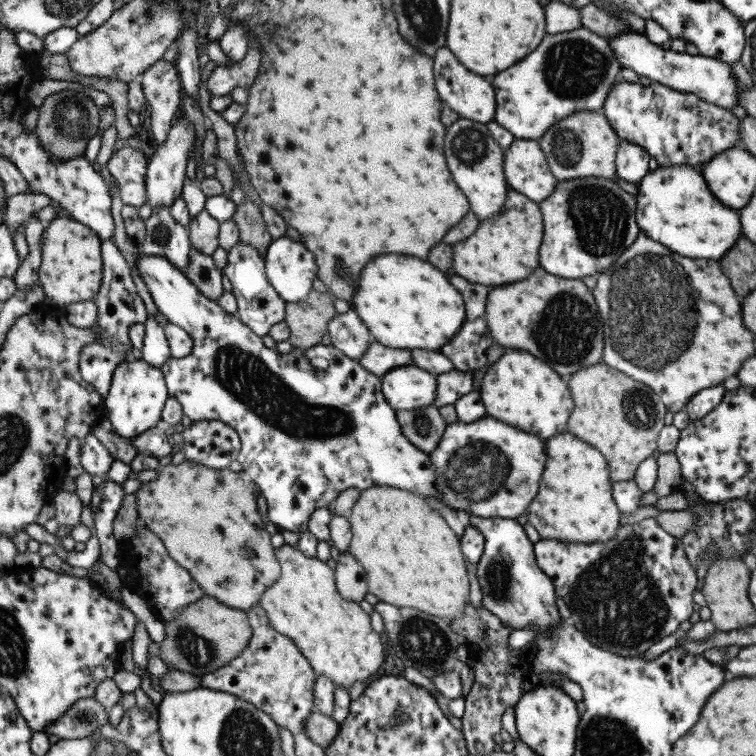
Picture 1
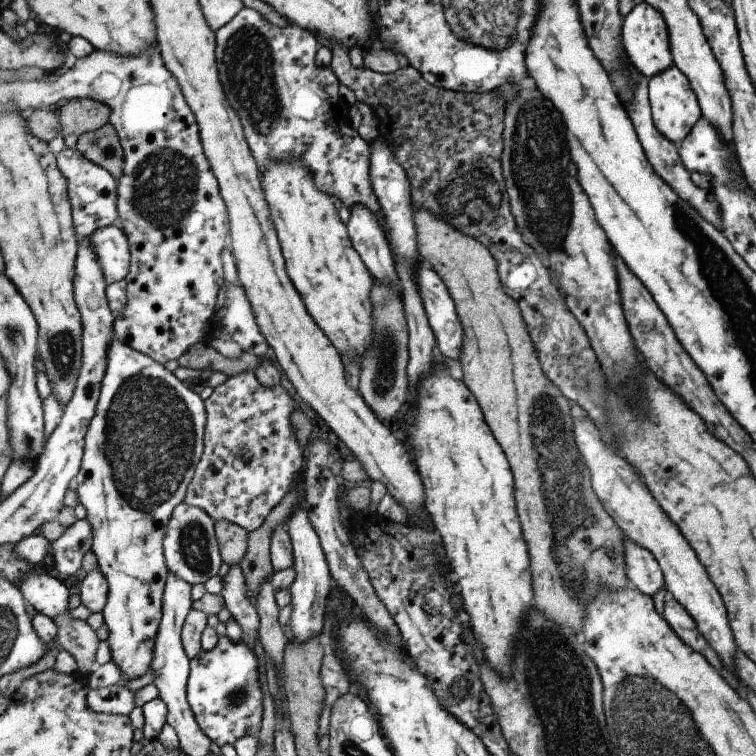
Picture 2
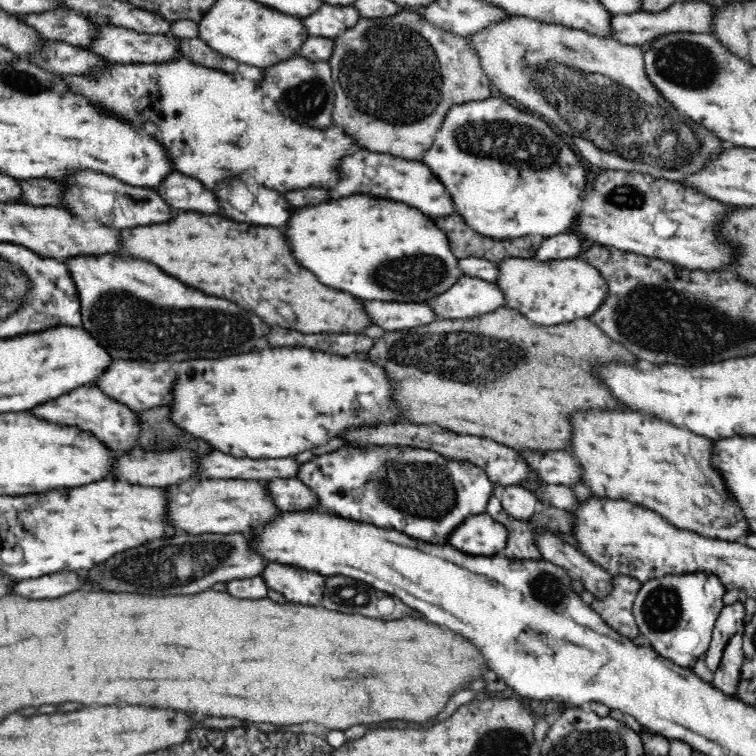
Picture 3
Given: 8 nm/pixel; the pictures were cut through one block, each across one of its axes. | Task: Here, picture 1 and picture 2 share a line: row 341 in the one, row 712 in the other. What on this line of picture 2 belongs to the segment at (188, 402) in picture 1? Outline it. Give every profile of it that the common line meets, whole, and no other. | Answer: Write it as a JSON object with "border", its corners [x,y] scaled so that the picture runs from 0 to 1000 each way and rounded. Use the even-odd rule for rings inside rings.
{"border":[[[292,841],[290,852],[279,862],[266,862],[261,870],[253,873],[253,897],[250,897],[250,931],[263,952],[263,960],[274,974],[290,987],[311,987],[316,976],[343,974],[348,966],[351,937],[348,937],[348,915],[343,905],[343,873],[335,857],[321,847],[319,852],[306,847],[303,841]]]}

